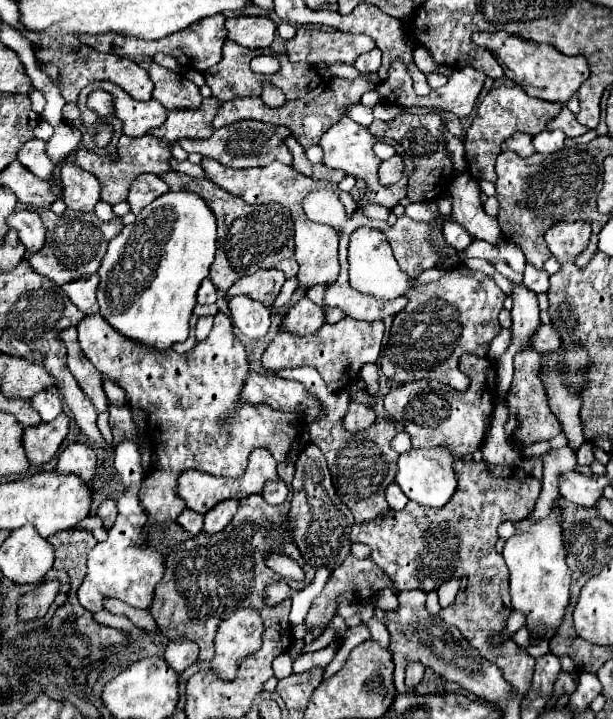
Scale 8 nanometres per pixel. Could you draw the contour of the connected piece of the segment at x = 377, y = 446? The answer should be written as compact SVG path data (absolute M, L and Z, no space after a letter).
M287 368L287 370L277 370L275 376L287 378L287 380L297 380L301 382L309 392L313 392L321 404L327 404L325 414L309 424L311 432L311 442L321 448L321 452L327 458L333 486L337 490L337 496L347 504L347 508L353 512L355 522L369 522L375 520L383 514L389 512L389 504L385 500L385 488L395 480L397 472L397 458L399 454L391 448L391 440L397 434L397 426L389 418L377 418L373 428L367 428L363 432L347 432L343 428L343 418L347 414L347 402L345 398L347 392L329 392L321 376L313 368Z

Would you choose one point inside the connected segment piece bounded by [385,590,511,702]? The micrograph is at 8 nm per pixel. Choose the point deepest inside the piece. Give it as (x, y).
(416, 636)

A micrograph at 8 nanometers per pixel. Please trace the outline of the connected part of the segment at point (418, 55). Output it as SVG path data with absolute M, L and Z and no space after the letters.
M418 46L414 49L413 60L419 70L425 74L436 72L449 77L453 72L452 69L445 65L436 64L432 59L432 56L423 46Z

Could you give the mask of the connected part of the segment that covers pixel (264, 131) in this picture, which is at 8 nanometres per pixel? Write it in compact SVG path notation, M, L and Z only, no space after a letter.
M241 120L227 128L219 128L207 140L181 140L181 148L185 152L199 152L201 156L213 158L231 168L249 168L249 166L267 166L271 162L291 164L291 154L285 146L285 138L291 132L285 126L273 126L257 120Z

